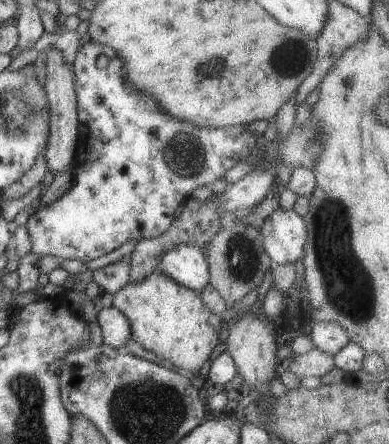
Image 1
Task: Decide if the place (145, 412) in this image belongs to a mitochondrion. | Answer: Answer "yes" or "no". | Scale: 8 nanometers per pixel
yes

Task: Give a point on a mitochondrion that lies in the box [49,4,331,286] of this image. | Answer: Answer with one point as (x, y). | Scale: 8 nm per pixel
(186, 156)

